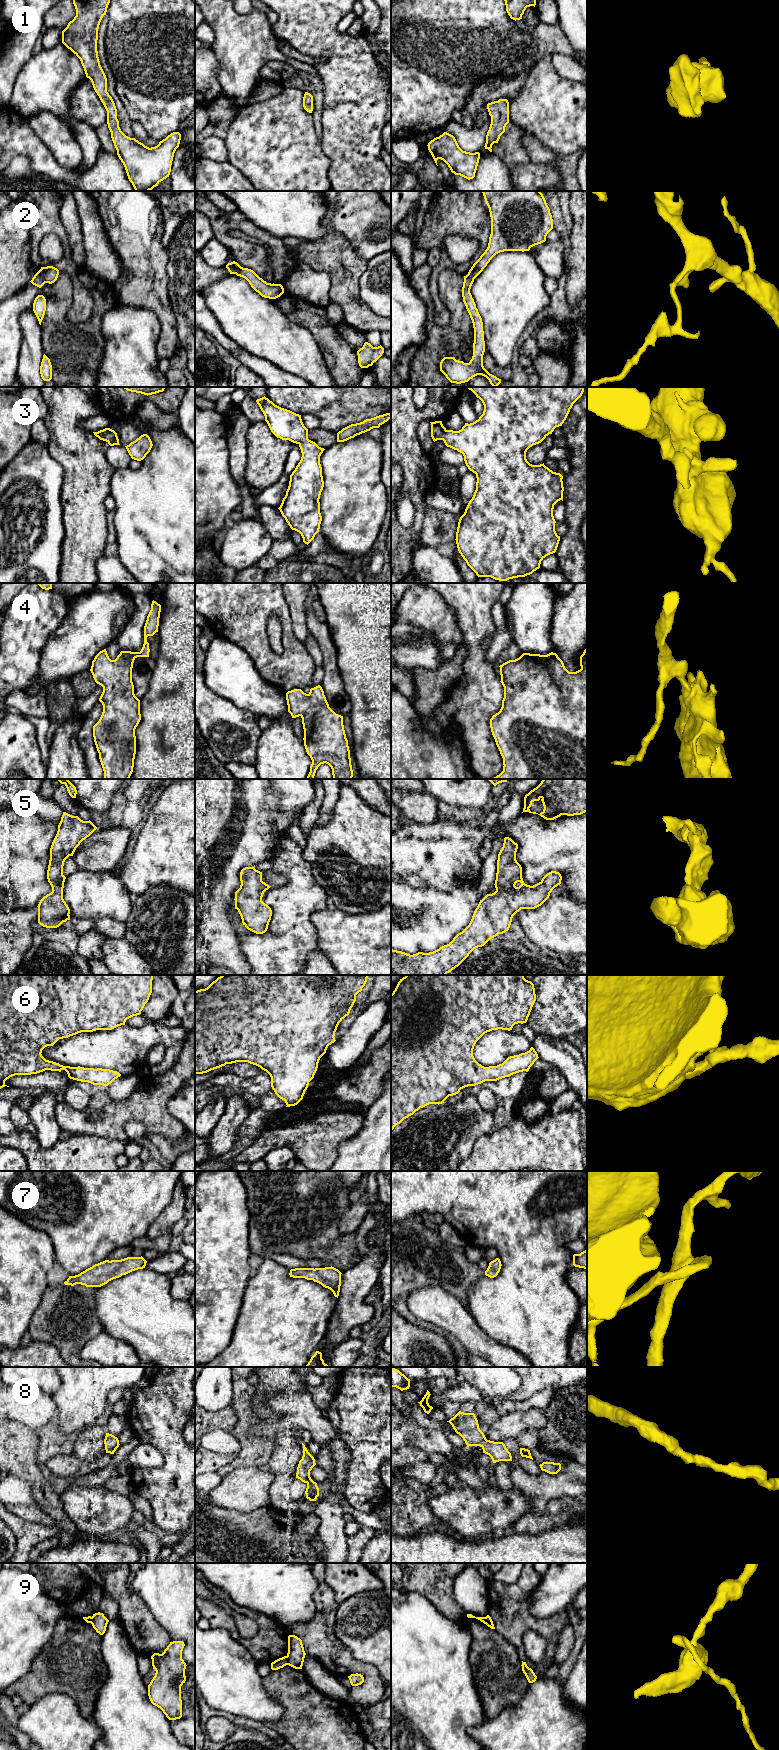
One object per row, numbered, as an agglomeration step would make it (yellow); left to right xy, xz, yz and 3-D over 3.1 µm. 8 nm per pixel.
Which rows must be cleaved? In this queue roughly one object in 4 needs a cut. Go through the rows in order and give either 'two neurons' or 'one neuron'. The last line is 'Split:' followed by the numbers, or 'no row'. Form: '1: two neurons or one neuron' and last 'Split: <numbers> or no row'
1: one neuron
2: two neurons
3: one neuron
4: one neuron
5: one neuron
6: one neuron
7: one neuron
8: one neuron
9: two neurons
Split: 2, 9

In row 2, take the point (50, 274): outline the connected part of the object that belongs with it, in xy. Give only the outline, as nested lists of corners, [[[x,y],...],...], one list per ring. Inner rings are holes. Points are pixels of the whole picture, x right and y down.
[[[53,266],[41,267],[38,271],[40,276],[45,280],[46,283],[54,283],[59,275],[59,270]]]

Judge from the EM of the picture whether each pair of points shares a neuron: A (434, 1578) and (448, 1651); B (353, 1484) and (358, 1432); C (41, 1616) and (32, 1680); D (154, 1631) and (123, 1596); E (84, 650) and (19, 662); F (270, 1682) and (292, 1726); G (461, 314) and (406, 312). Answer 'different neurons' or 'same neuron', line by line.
A: different neurons
B: same neuron
C: different neurons
D: same neuron
E: different neurons
F: same neuron
G: different neurons

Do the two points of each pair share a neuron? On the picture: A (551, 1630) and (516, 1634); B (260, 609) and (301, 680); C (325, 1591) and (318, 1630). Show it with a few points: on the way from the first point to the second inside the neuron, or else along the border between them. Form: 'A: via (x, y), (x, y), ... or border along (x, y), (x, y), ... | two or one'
A: via (542, 1626), (525, 1625) | one
B: via (259, 629), (259, 646), (281, 668) | one
C: via (325, 1601), (324, 1620) | one

